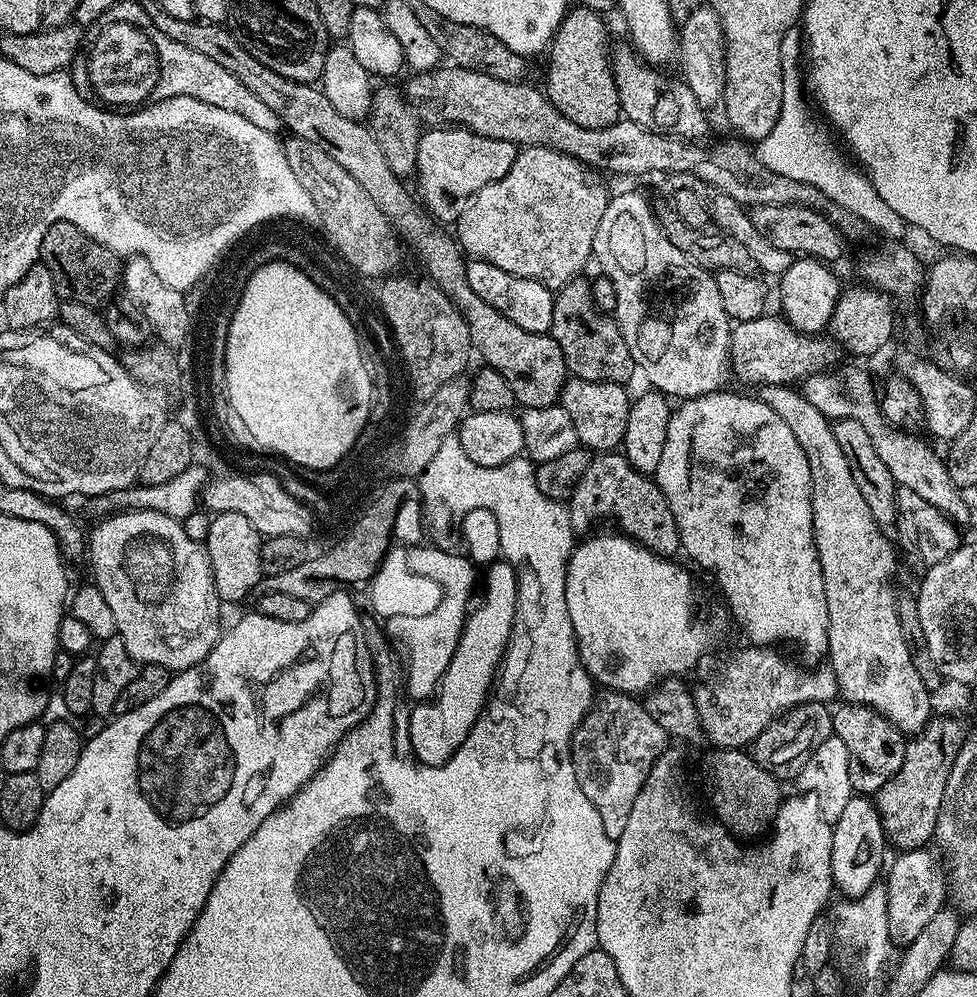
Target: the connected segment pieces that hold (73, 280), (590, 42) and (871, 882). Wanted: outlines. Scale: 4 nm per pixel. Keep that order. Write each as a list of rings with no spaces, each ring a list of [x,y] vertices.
[[[59,220],[58,222],[54,222],[51,224],[44,232],[44,237],[42,238],[42,242],[40,243],[40,260],[42,263],[49,268],[50,275],[53,279],[53,284],[56,287],[56,294],[60,298],[71,298],[77,300],[78,302],[82,302],[83,304],[90,304],[93,306],[104,306],[109,303],[117,295],[117,290],[121,287],[121,275],[122,275],[122,260],[117,253],[111,252],[106,246],[102,246],[98,242],[94,242],[94,238],[90,238],[86,233],[79,228],[78,226],[74,226],[70,222],[62,222]]]
[[[569,7],[564,13],[564,20],[556,28],[556,35],[551,37],[550,47],[546,52],[546,57],[548,56],[546,91],[550,102],[554,102],[554,106],[562,110],[566,118],[570,118],[570,122],[578,122],[578,126],[586,126],[590,130],[602,130],[606,126],[614,126],[622,119],[618,86],[612,73],[610,48],[608,52],[608,28],[604,25],[604,20],[605,17],[592,8]]]
[[[853,794],[850,802],[846,802],[842,810],[842,818],[832,825],[832,849],[830,850],[830,866],[832,867],[832,883],[837,889],[844,891],[843,895],[848,898],[855,898],[866,894],[881,879],[882,869],[885,867],[884,848],[884,827],[880,821],[880,815],[876,810],[875,803],[867,795]]]

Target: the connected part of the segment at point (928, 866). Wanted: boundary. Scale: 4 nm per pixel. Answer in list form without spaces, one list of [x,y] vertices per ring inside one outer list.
[[[927,847],[901,851],[897,855],[900,857],[887,865],[883,886],[886,890],[886,926],[893,945],[907,946],[914,942],[914,938],[918,938],[918,934],[922,934],[924,927],[929,924],[930,918],[934,918],[934,914],[945,907],[949,893],[946,868],[935,851],[928,851]]]

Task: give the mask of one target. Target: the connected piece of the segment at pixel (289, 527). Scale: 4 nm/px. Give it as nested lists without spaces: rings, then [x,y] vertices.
[[[253,471],[251,474],[234,474],[209,479],[204,485],[202,504],[209,513],[229,512],[242,514],[250,521],[250,526],[258,530],[261,537],[305,535],[304,528],[314,524],[314,517],[305,505],[288,494],[279,479],[268,471]]]

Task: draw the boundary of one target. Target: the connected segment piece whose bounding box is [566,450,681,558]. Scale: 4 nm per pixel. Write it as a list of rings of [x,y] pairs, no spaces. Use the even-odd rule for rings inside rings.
[[[619,451],[593,455],[586,474],[582,474],[582,482],[574,486],[574,494],[566,501],[566,507],[573,533],[588,534],[599,520],[613,520],[623,535],[660,556],[672,558],[677,555],[675,552],[681,551],[678,522],[674,522],[674,510],[670,510],[666,494],[662,494],[649,473],[634,470]]]

